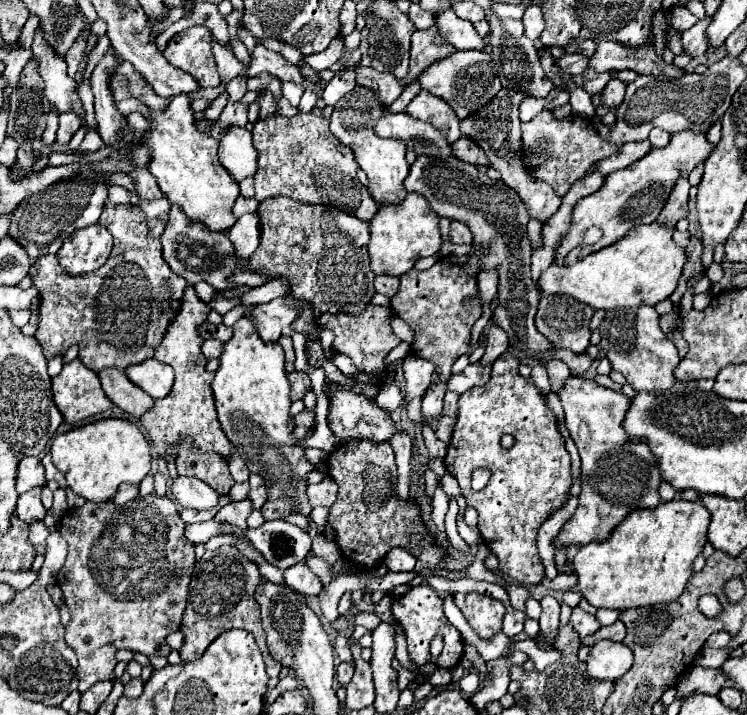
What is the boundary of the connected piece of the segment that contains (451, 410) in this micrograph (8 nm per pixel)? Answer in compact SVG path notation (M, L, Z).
M449 390L446 391L443 408L444 416L451 416L452 418L456 418L458 411L458 399L458 393Z

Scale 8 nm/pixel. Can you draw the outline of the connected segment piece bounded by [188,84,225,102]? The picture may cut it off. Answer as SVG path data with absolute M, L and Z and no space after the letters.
M220 84L216 88L201 88L196 92L189 93L188 98L190 102L200 98L205 98L208 99L209 101L212 101L214 98L222 94L224 90L225 90L225 85L223 84Z

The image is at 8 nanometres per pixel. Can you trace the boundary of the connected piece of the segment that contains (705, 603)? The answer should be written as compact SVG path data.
M704 594L700 598L700 610L702 610L702 614L706 614L710 618L716 618L722 612L722 602L714 594Z

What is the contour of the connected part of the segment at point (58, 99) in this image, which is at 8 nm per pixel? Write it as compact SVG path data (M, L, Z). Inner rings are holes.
M36 30L34 44L32 44L32 60L38 62L38 72L44 80L44 94L48 102L58 108L58 112L74 112L82 126L84 122L84 106L76 92L76 82L66 74L66 64L62 58L58 58L52 48L42 38L42 32Z

